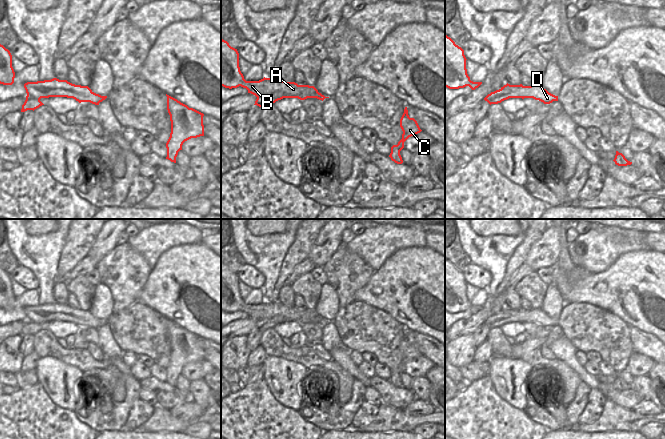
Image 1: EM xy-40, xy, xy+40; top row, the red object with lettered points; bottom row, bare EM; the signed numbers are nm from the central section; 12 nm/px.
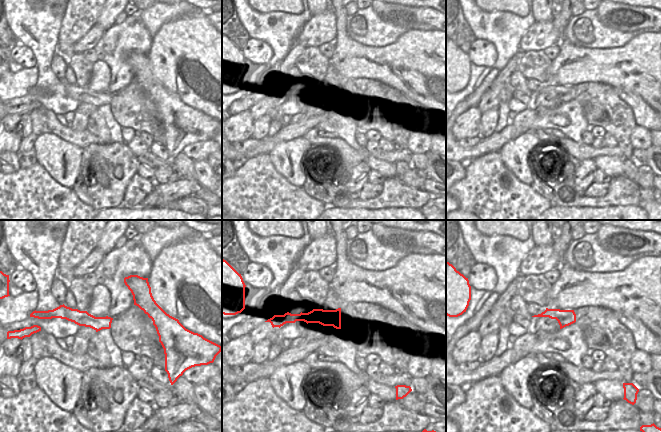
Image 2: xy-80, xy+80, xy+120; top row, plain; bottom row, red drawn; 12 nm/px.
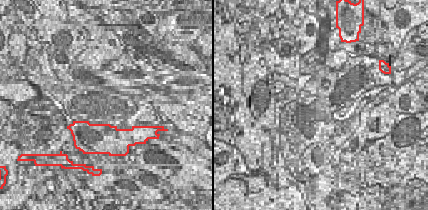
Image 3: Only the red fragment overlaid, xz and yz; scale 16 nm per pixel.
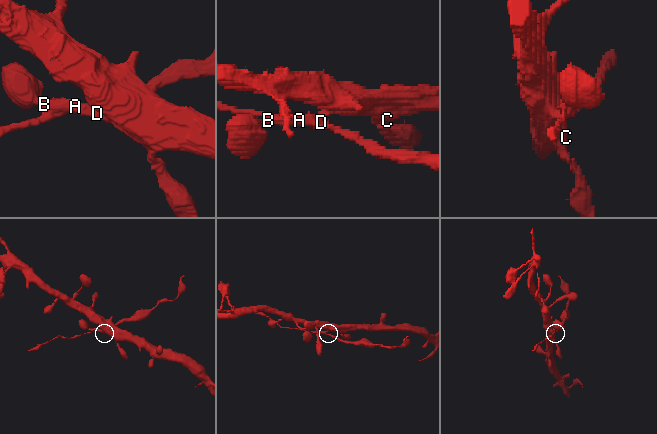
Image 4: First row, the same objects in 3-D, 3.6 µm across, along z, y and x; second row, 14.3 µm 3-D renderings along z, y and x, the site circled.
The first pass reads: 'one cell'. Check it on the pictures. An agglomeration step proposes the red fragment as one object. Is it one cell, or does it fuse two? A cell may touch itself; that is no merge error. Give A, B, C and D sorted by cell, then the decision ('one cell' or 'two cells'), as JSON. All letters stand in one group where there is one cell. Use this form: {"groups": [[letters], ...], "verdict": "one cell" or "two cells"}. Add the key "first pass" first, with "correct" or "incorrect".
{"first pass": "incorrect", "groups": [["A", "B", "C"], ["D"]], "verdict": "two cells"}

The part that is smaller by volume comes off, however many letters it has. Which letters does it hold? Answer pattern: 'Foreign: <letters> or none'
Foreign: D

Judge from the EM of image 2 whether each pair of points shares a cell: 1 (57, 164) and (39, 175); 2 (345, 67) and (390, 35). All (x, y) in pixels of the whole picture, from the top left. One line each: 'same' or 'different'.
1: different
2: different

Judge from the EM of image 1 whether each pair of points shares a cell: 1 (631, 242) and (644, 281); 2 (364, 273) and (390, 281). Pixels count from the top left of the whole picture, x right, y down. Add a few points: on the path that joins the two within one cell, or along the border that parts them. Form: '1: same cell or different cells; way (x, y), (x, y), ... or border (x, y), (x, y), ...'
1: different cells; border (644, 249), (623, 252), (613, 262)
2: different cells; border (375, 271), (369, 281), (355, 292)

